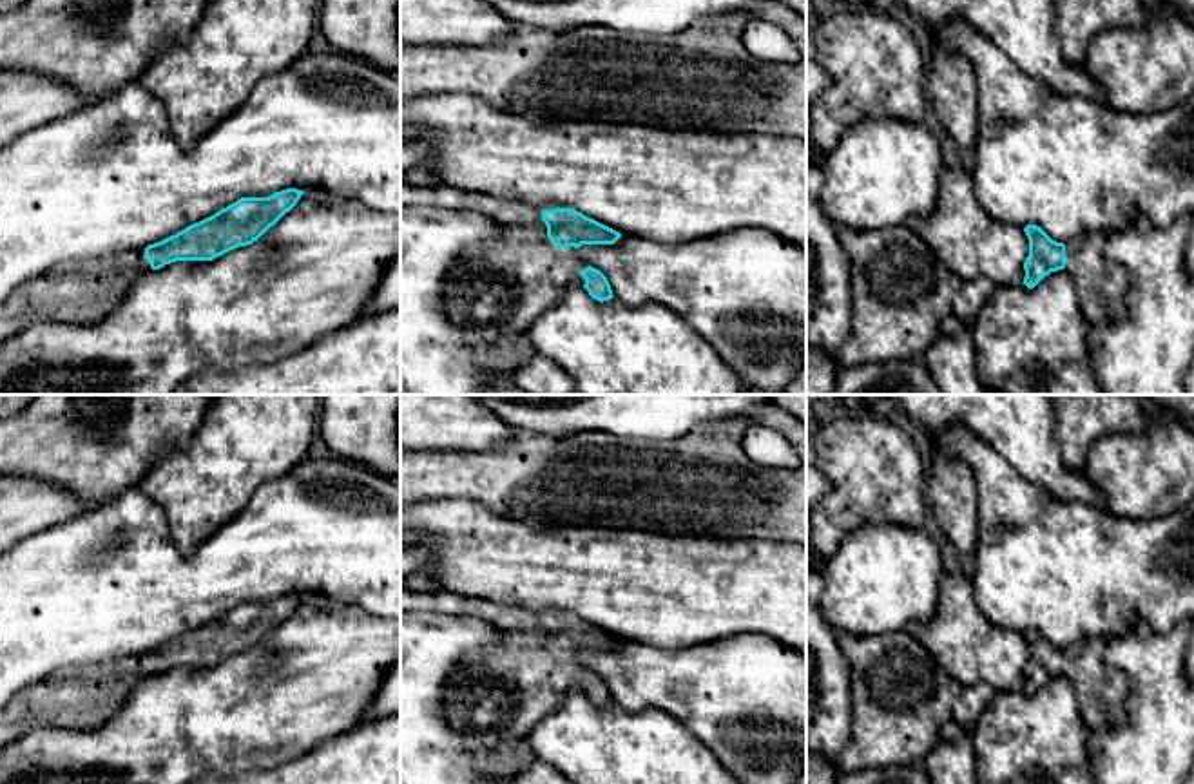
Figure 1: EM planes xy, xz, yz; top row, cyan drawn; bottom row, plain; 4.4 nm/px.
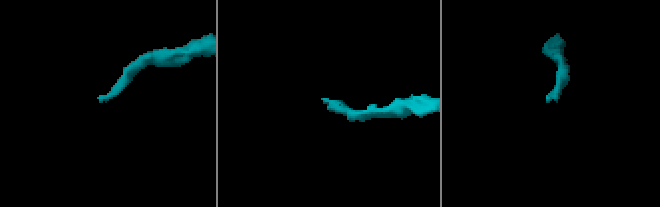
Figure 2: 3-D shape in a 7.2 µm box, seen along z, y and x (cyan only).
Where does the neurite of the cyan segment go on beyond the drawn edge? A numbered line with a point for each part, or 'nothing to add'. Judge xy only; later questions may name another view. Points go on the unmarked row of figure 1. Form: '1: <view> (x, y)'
1: xy (78, 699)

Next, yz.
1: yz (1102, 688)

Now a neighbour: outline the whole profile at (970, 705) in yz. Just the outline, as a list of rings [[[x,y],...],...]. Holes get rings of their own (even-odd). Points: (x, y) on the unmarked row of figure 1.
[[[986,683],[962,686],[955,701],[955,721],[969,735],[984,710],[991,704],[998,692]]]

